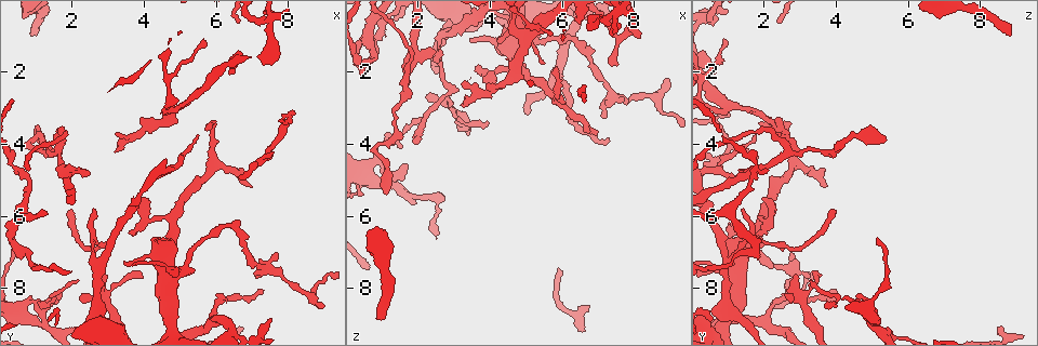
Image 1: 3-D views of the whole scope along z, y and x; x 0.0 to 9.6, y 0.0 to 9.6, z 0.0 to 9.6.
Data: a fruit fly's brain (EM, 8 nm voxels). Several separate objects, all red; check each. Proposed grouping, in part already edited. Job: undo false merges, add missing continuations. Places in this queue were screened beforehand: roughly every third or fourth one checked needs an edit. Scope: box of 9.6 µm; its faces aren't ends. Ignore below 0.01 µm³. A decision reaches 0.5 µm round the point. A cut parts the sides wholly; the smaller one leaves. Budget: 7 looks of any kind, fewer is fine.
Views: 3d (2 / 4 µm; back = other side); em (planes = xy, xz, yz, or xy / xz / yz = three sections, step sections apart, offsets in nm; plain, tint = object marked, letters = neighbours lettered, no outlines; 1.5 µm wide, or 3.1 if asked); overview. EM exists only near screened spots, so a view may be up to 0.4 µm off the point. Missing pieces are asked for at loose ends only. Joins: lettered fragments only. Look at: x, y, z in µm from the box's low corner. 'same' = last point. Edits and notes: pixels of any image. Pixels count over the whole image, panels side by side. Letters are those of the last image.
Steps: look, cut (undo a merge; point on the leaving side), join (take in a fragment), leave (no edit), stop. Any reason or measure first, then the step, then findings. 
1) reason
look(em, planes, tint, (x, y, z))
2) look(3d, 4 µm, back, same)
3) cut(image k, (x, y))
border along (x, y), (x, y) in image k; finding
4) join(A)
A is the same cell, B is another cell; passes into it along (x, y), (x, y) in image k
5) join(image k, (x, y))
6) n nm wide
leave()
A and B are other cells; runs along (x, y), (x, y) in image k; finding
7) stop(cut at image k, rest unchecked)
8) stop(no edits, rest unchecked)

sharp bend
look(em, planes, letters, (2.90, 6.80, 2.45))

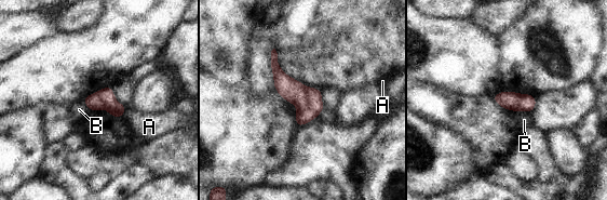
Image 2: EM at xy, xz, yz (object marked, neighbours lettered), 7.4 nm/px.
B touches over 90 nm
leave()
A and B are other cells; border along (82, 101), (90, 109) in image 2; all the same neuron

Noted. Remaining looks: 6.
end of a long branch
look(em, planes, tint, (1.10, 3.75, 5.40))

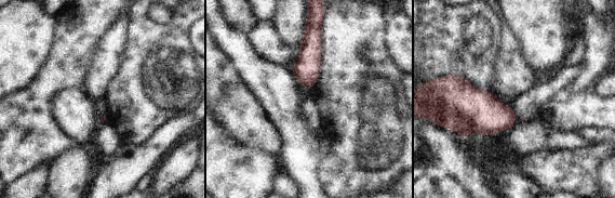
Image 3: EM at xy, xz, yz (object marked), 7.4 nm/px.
see the neighbours
look(em, planes, letters, same)

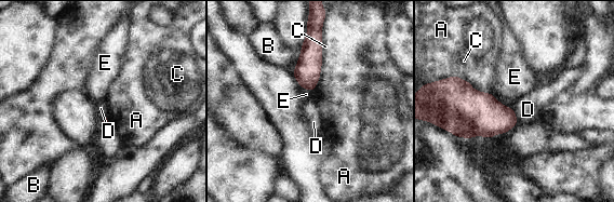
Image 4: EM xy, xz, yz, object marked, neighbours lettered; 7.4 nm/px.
leave()
A, B, C, D and E are other cells; border along (511, 108), (518, 121) in image 4; no lettered fragment goes on from it

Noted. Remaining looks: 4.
tapers out
look(3d, 2 µm, (5.65, 1.05, 1.00))

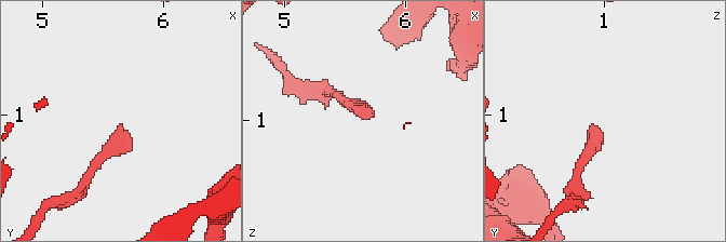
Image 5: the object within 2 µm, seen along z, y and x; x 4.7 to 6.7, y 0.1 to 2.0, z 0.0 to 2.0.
look(em, planes, letters, (5.68, 1.12, 0.98))

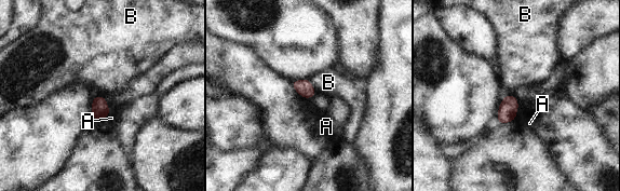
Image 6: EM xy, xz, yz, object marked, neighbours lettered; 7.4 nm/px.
B touches over 130 nm
leave()
A and B are other cells; border along (512, 94), (506, 95), (499, 104) in image 6; none of them fits

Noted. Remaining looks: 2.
stop(no edits, rest unchecked)

